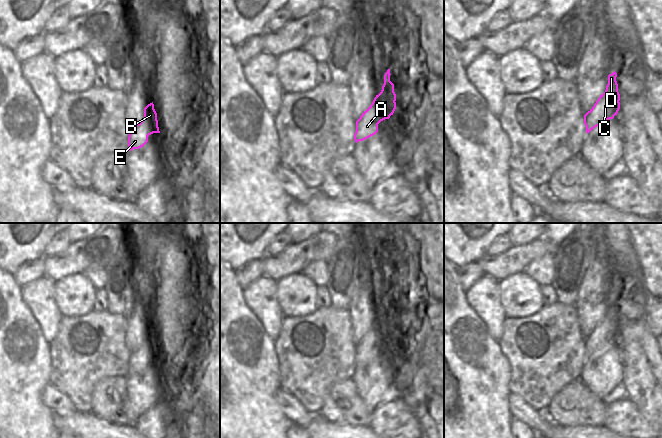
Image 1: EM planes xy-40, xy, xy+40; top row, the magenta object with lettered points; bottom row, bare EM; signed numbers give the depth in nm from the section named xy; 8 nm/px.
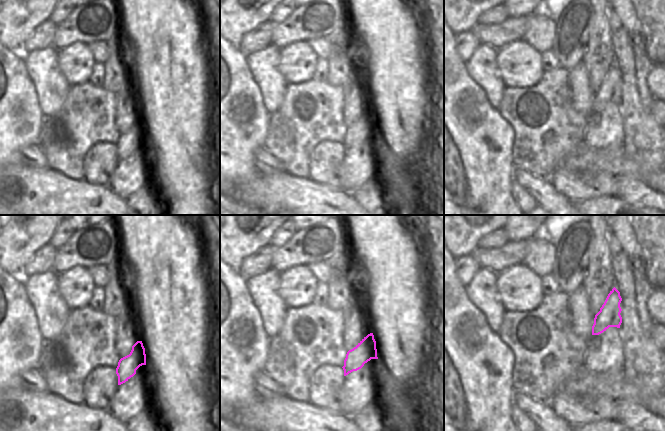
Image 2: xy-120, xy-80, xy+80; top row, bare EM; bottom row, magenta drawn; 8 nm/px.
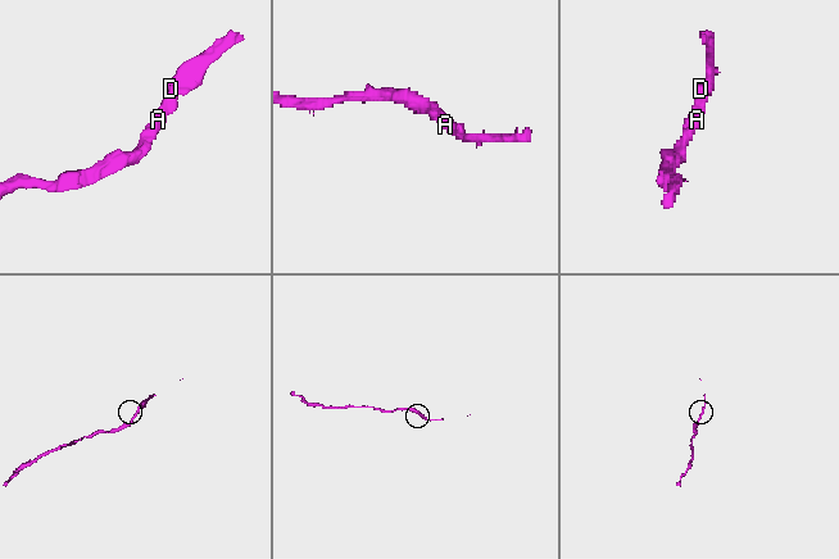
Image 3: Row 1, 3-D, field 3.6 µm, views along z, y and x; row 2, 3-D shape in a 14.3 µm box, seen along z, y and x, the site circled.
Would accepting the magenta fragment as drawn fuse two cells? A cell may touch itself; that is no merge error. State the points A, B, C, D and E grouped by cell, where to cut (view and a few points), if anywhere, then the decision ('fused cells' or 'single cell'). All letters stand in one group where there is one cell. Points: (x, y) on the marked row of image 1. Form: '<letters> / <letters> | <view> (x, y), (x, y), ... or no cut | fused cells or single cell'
A B C D E | no cut | single cell

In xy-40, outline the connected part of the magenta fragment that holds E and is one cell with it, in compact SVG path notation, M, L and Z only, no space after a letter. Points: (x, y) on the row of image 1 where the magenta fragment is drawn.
M152 102L144 108L144 118L130 129L128 151L143 147L148 142L148 136L153 133L160 133L160 131L157 113Z

